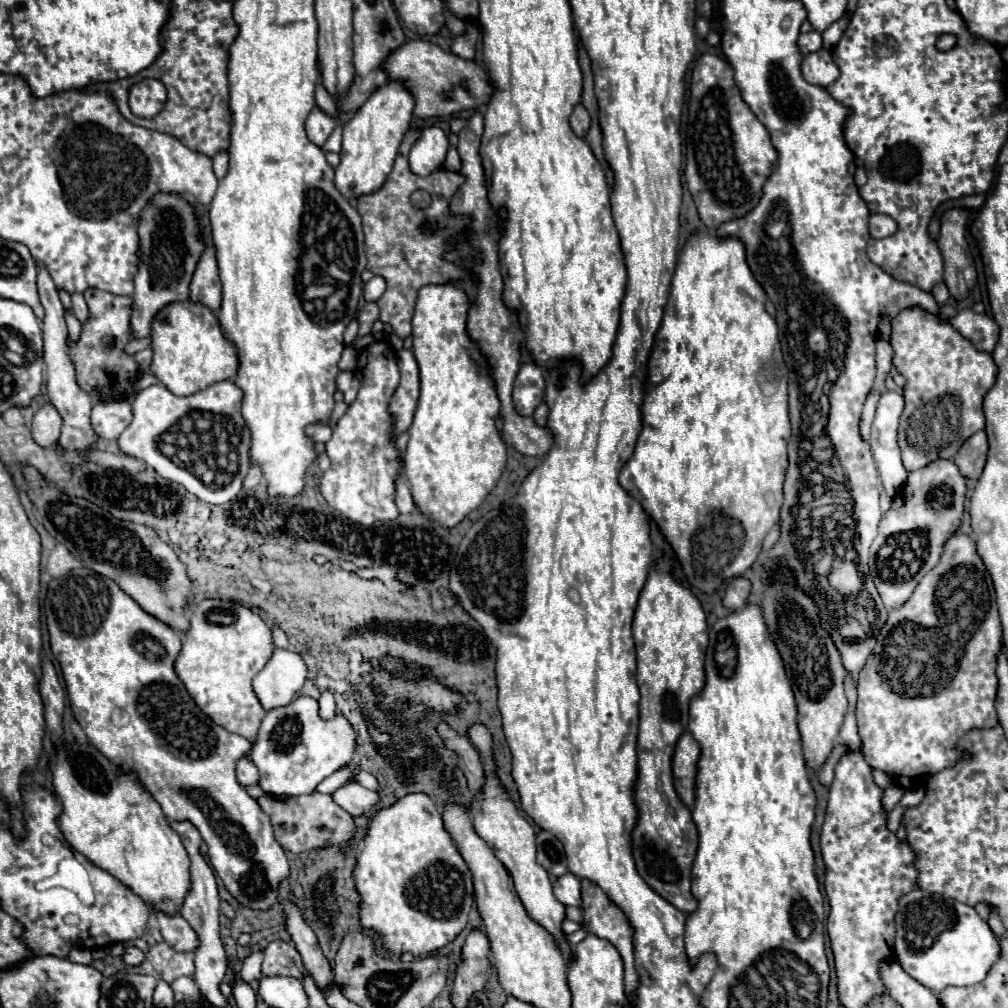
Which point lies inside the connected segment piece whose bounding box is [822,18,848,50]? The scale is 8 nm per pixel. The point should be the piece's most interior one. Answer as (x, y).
(832, 35)

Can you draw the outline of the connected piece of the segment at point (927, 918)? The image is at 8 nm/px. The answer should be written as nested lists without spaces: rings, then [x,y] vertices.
[[[912,890],[900,898],[894,954],[908,976],[936,994],[946,986],[972,986],[986,978],[1000,954],[998,938],[972,906],[940,894]]]

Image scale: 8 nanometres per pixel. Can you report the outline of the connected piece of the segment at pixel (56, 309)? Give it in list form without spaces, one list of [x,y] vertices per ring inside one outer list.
[[[38,264],[38,294],[40,294],[40,302],[46,310],[46,318],[44,318],[44,358],[46,358],[46,384],[48,384],[48,396],[54,404],[54,408],[60,412],[64,424],[62,424],[62,436],[60,436],[60,446],[64,450],[76,450],[76,452],[88,452],[96,440],[98,434],[94,432],[92,424],[90,424],[90,412],[92,412],[92,398],[80,390],[80,386],[76,384],[74,378],[74,366],[72,360],[66,352],[66,338],[68,338],[68,330],[66,330],[66,322],[64,322],[64,306],[58,298],[58,290],[52,282],[52,276],[48,274],[46,266]]]

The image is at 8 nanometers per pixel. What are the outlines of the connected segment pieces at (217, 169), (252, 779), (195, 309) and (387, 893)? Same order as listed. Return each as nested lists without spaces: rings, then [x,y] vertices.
[[[220,152],[220,154],[216,154],[212,158],[212,162],[214,162],[214,174],[216,174],[216,178],[222,180],[226,176],[226,172],[228,172],[228,154]]]
[[[242,758],[236,766],[236,776],[238,776],[238,782],[248,788],[248,786],[256,786],[260,782],[260,772],[256,770],[256,766],[248,760],[248,758]]]
[[[174,302],[168,304],[166,308],[162,308],[154,322],[152,322],[152,350],[154,350],[154,360],[150,366],[150,372],[176,396],[188,396],[188,394],[196,394],[200,390],[206,390],[208,386],[216,384],[216,382],[224,382],[224,380],[232,380],[238,372],[240,360],[238,360],[238,350],[236,346],[224,336],[220,322],[216,318],[216,314],[212,310],[208,310],[208,306],[200,304],[200,302]]]
[[[424,792],[406,794],[392,806],[378,810],[368,820],[364,848],[358,854],[352,876],[356,892],[360,894],[360,926],[376,930],[382,938],[382,946],[396,956],[402,952],[410,952],[414,956],[432,954],[450,944],[468,922],[474,902],[470,868],[446,832],[436,802]]]

